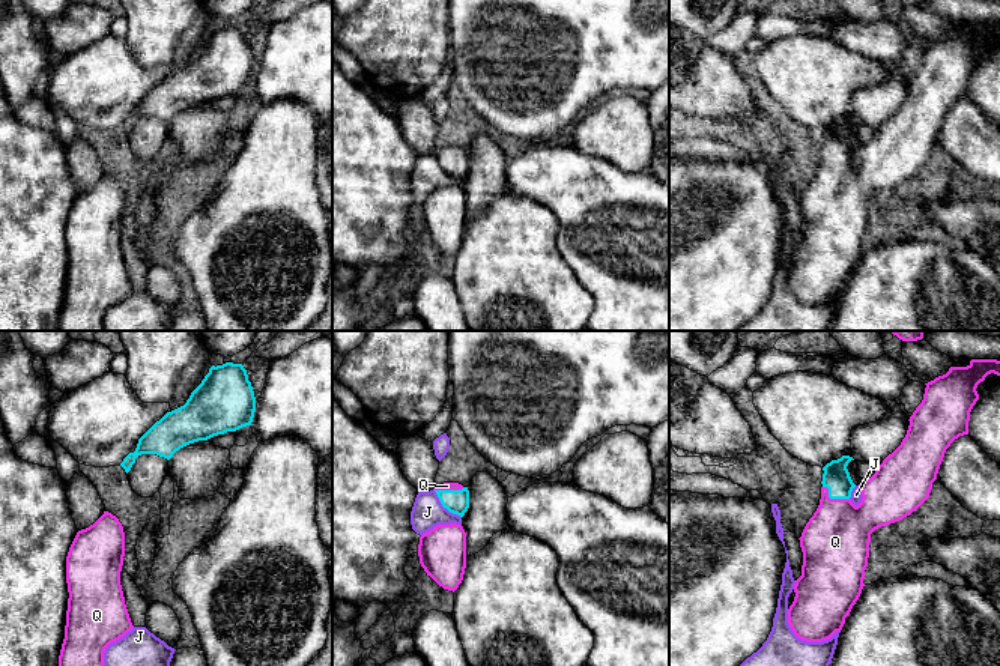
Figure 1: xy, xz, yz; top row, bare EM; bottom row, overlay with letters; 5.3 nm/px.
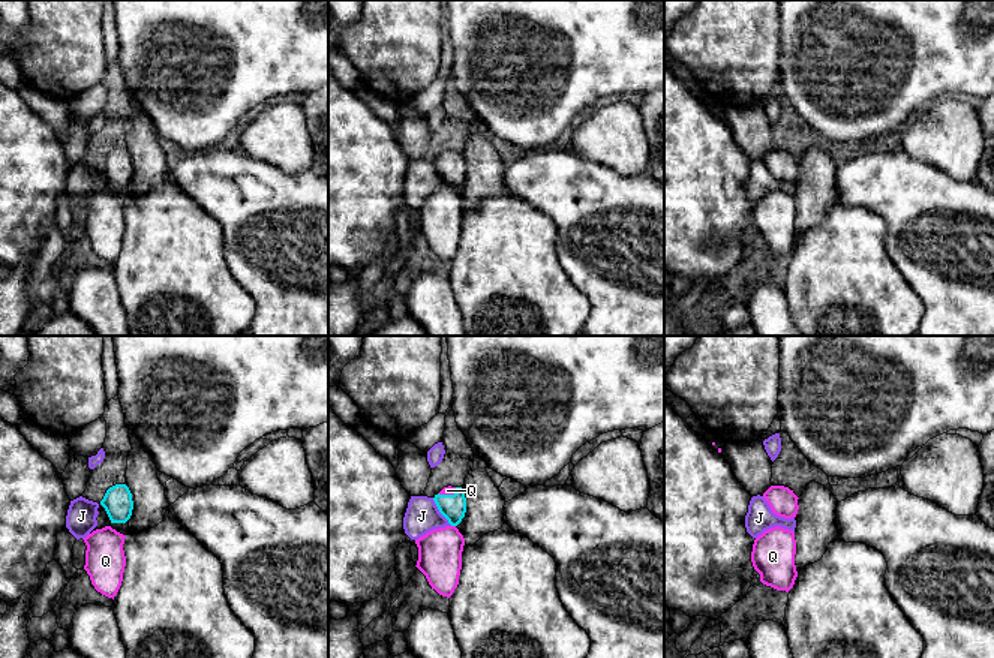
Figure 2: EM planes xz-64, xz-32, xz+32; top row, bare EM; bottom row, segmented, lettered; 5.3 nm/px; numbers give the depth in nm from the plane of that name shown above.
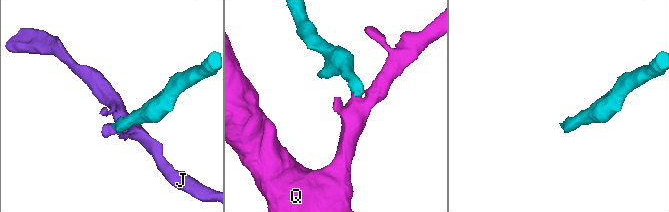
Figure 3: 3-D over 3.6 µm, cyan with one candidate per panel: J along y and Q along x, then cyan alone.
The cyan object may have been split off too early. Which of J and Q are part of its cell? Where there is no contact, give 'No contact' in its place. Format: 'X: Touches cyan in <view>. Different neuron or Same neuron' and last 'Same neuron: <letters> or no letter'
J: Touches cyan in xz. Different neuron
Q: Touches cyan in yz. Same neuron
Same neuron: Q

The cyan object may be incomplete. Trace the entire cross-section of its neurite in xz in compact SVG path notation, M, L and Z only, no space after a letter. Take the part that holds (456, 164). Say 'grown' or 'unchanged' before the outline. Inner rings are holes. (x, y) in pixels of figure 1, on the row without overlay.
grown; M444 146L433 152L442 167L450 176L460 180L469 171L469 153L459 146Z

